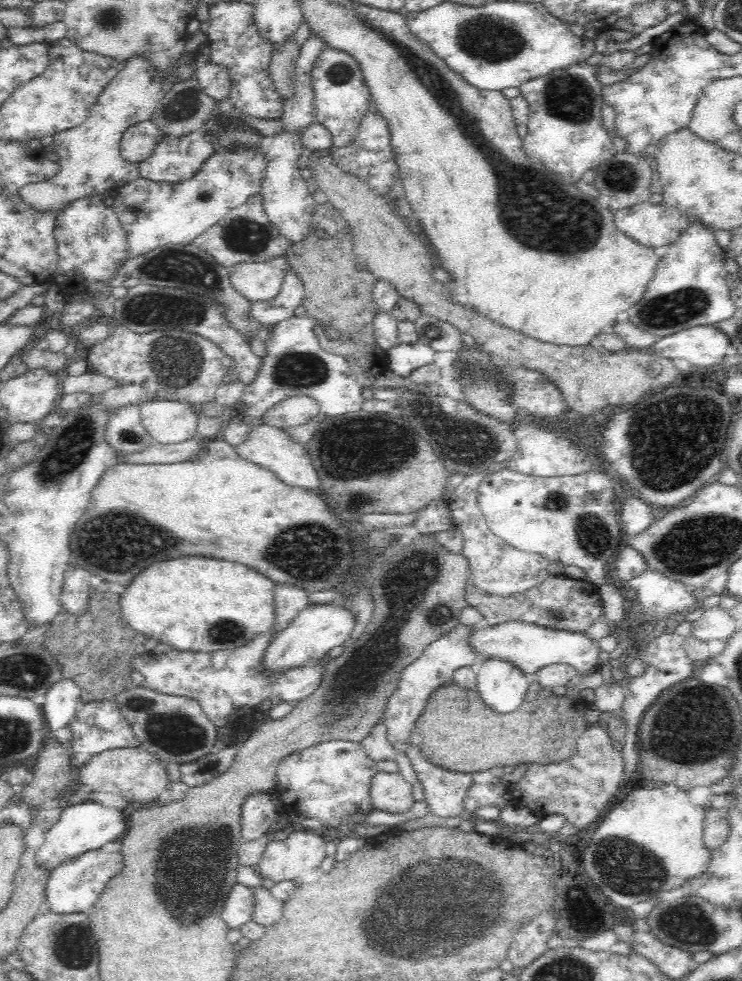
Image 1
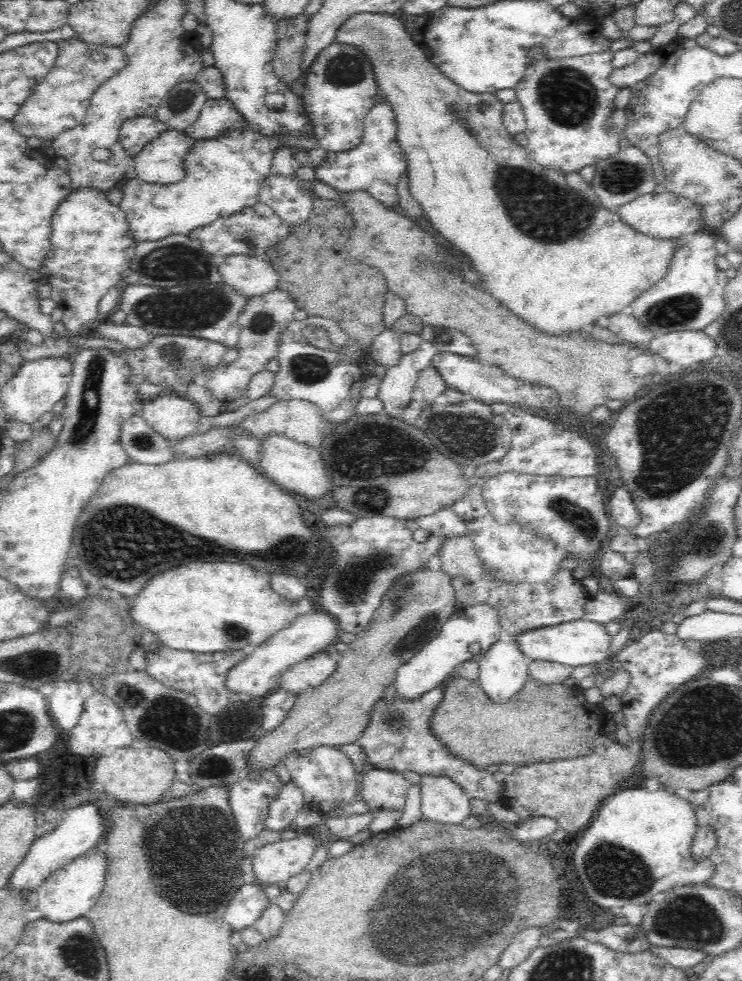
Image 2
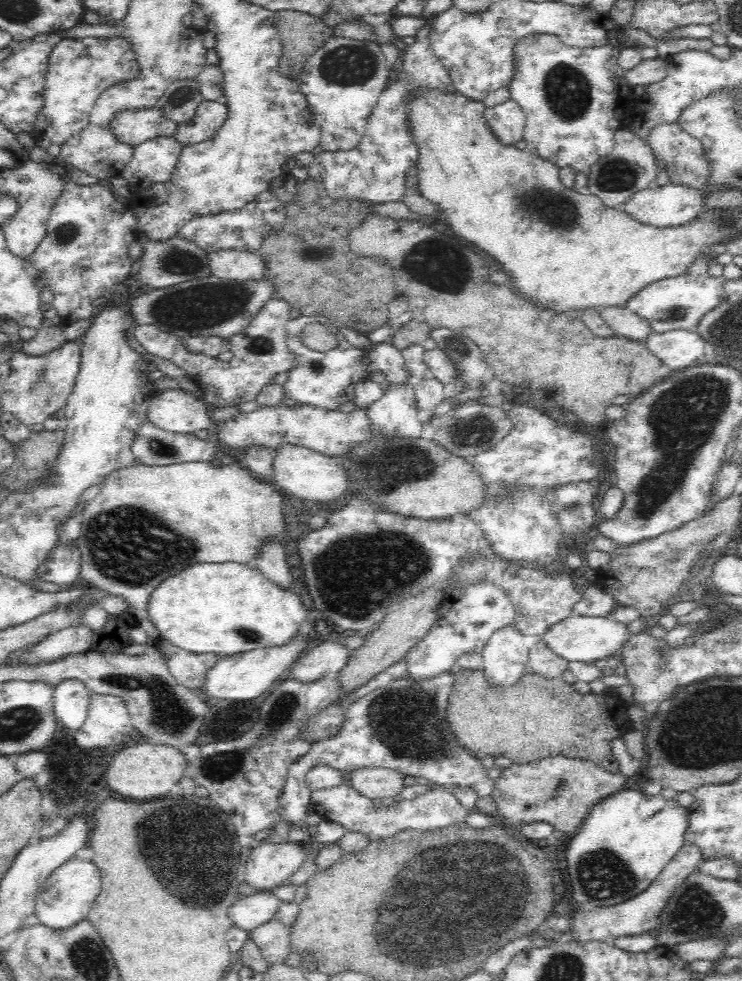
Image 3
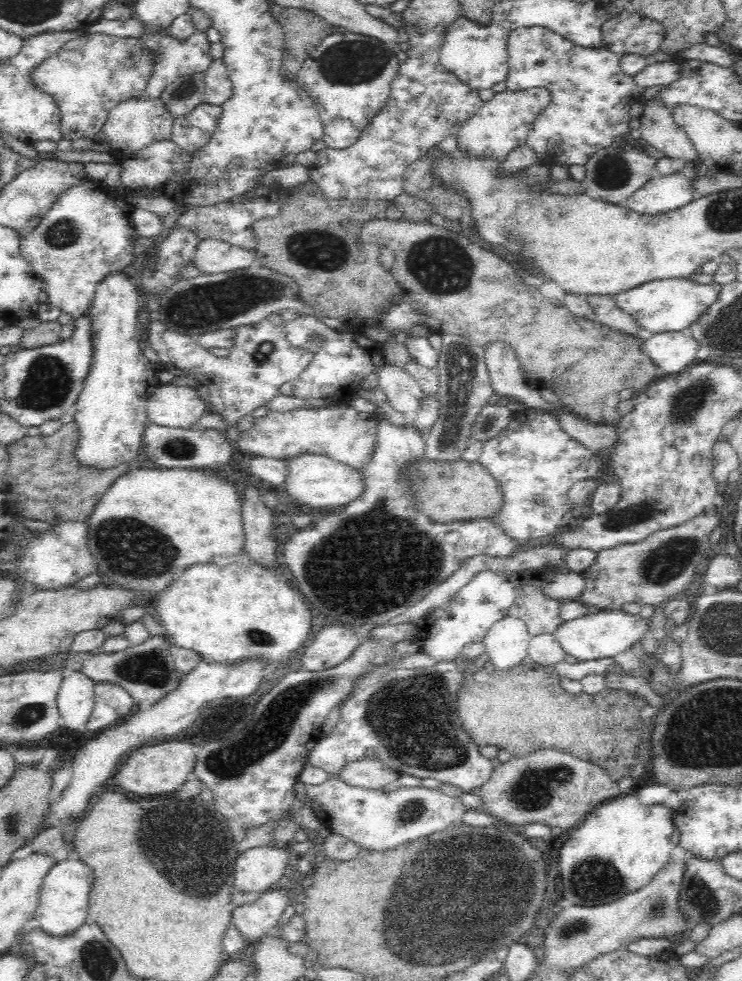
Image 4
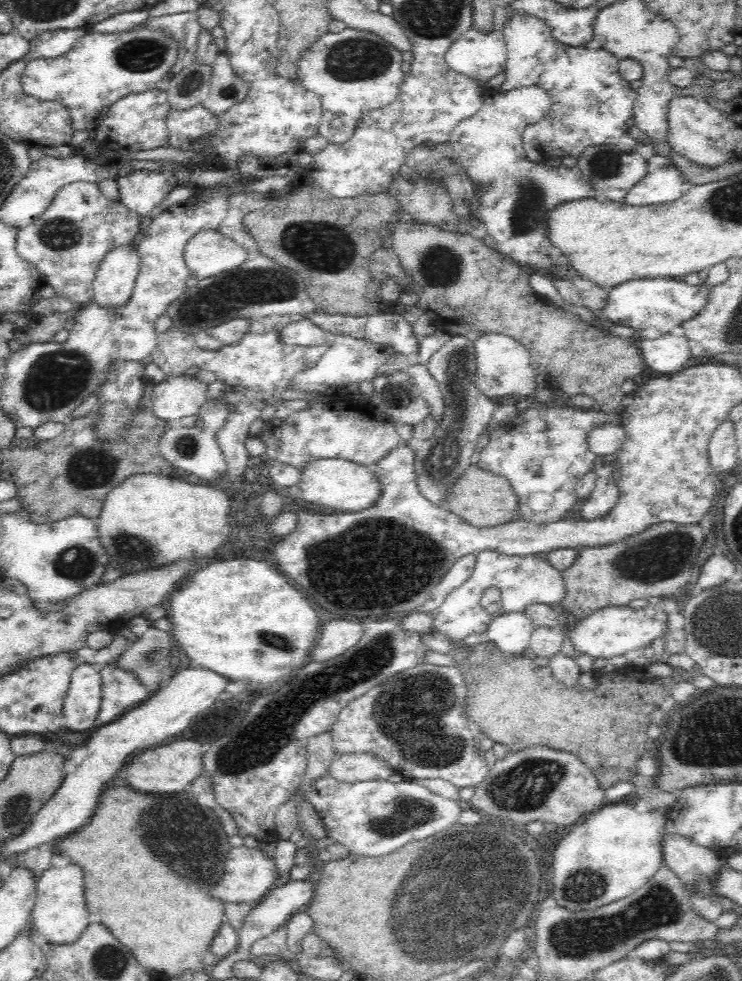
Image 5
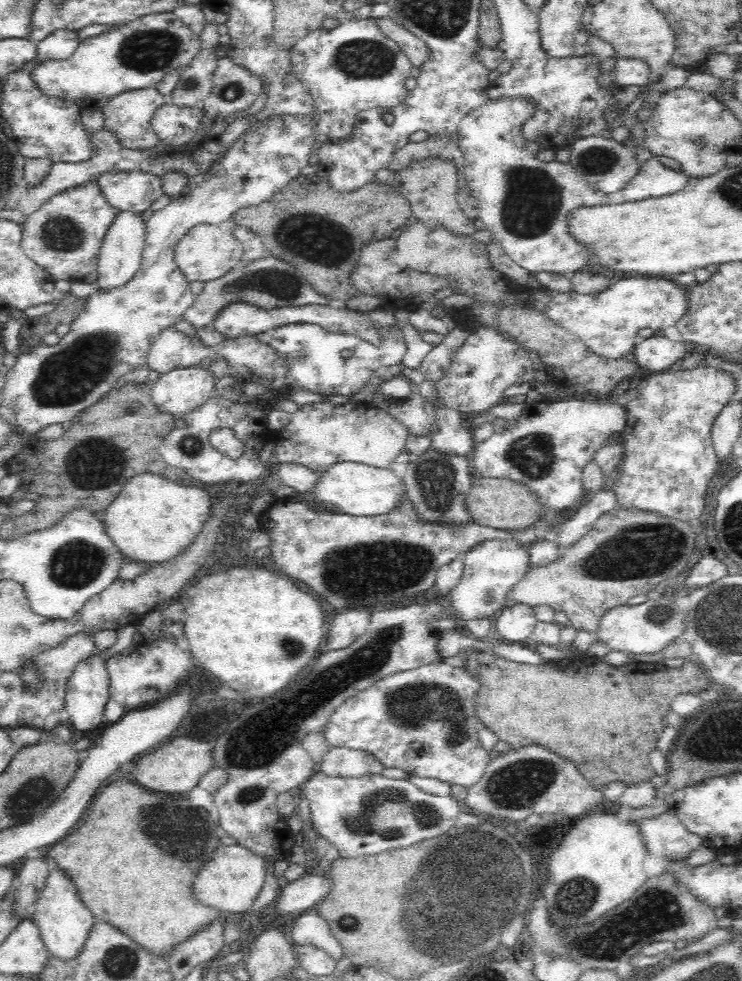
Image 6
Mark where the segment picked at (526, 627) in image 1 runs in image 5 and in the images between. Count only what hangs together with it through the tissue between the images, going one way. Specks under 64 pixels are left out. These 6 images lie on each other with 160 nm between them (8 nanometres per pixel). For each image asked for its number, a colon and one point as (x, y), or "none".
2: (580, 643)
3: (586, 639)
4: (601, 633)
5: (612, 631)

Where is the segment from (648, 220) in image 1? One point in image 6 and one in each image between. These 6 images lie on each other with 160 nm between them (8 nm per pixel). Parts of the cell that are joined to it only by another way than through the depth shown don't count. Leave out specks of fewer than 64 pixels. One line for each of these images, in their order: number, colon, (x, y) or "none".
2: (662, 216)
3: (671, 205)
4: (662, 194)
5: (660, 186)
6: (654, 180)

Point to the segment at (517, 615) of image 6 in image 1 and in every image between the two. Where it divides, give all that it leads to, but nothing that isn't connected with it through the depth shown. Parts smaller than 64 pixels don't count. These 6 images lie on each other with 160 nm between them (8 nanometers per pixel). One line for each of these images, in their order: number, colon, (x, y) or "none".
1: (502, 686)
2: (503, 672)
3: (505, 657)
4: (506, 644)
5: (511, 632)

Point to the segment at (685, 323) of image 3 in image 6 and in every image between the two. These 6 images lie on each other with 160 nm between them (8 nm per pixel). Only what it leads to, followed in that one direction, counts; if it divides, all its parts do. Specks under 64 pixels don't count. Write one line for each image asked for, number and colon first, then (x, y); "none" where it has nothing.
4: (671, 305)
5: (653, 307)
6: (606, 323)

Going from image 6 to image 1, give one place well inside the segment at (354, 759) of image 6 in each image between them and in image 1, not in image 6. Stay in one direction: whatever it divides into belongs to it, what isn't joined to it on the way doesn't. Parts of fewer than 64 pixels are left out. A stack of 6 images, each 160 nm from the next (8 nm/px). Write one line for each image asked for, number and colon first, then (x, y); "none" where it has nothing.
1: (390, 792)
2: (379, 788)
3: (379, 784)
4: (369, 773)
5: (362, 767)

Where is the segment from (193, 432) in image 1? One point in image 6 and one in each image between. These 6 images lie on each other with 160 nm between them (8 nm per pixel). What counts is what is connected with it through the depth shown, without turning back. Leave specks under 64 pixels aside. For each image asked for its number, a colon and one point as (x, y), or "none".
2: (175, 418)
3: (176, 411)
4: (171, 406)
5: (181, 396)
6: (177, 393)

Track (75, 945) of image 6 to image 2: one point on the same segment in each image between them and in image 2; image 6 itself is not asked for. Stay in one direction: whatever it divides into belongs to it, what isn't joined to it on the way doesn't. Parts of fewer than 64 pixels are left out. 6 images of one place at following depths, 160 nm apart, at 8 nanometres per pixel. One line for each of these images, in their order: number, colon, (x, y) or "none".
2: (70, 892)
3: (66, 897)
4: (63, 904)
5: (60, 914)

